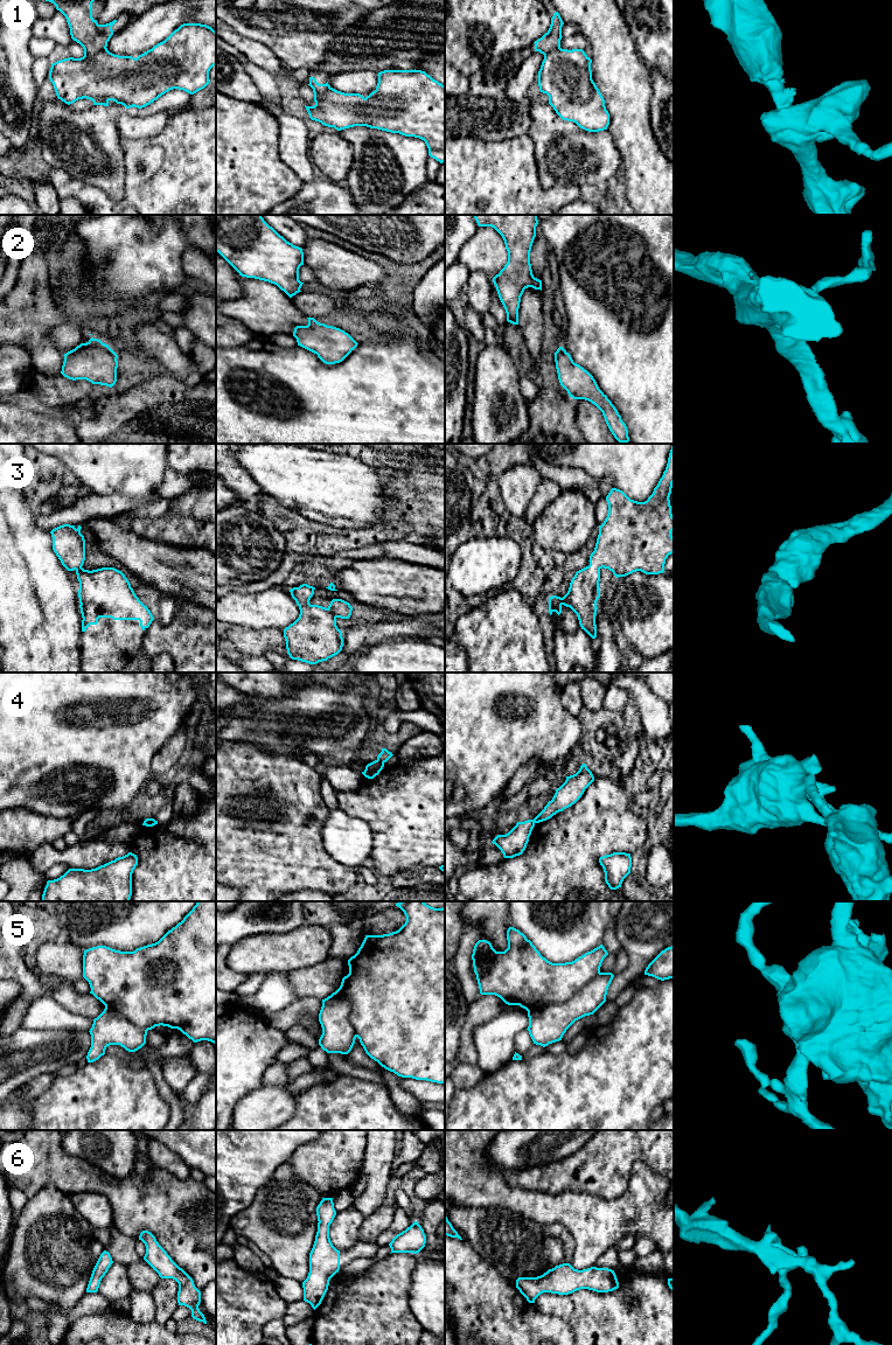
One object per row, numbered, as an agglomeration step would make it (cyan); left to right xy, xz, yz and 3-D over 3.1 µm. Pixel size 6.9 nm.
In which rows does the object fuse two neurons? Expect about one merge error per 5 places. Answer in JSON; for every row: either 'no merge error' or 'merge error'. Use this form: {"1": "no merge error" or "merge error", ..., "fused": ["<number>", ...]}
{"1": "merge error", "2": "no merge error", "3": "no merge error", "4": "merge error", "5": "no merge error", "6": "no merge error", "fused": ["1", "4"]}

